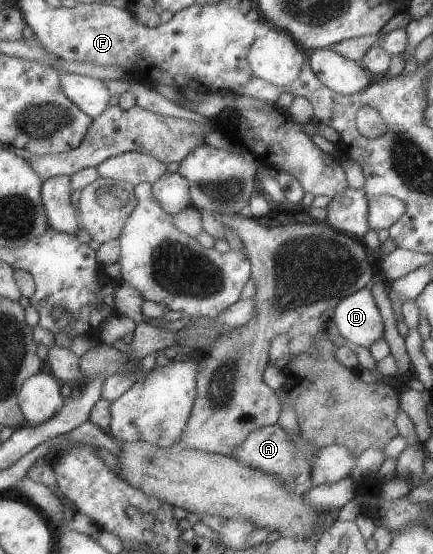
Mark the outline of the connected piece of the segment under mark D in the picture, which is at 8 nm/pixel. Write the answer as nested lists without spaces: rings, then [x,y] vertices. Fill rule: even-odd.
[[[372,282],[344,297],[333,310],[333,322],[348,343],[368,348],[382,339],[382,319],[370,295]]]

